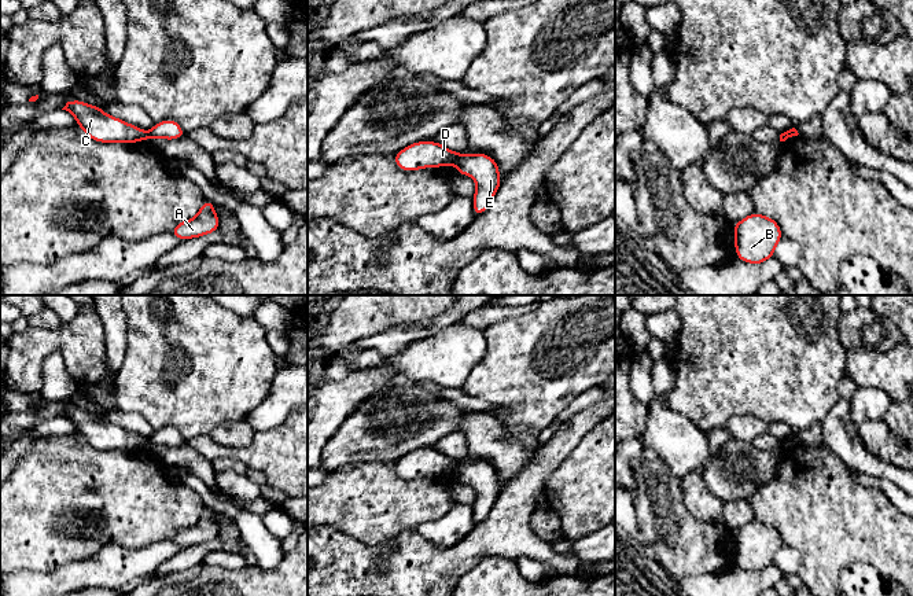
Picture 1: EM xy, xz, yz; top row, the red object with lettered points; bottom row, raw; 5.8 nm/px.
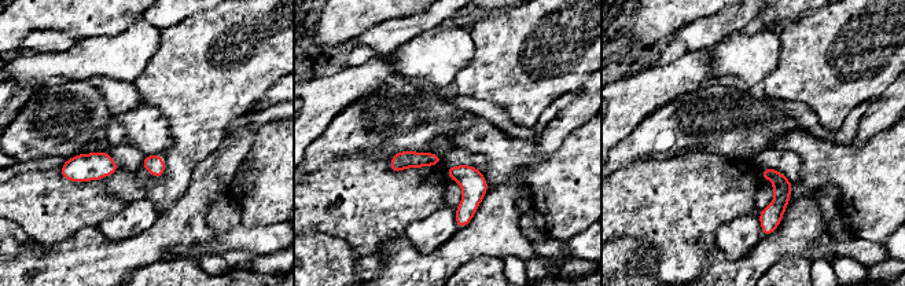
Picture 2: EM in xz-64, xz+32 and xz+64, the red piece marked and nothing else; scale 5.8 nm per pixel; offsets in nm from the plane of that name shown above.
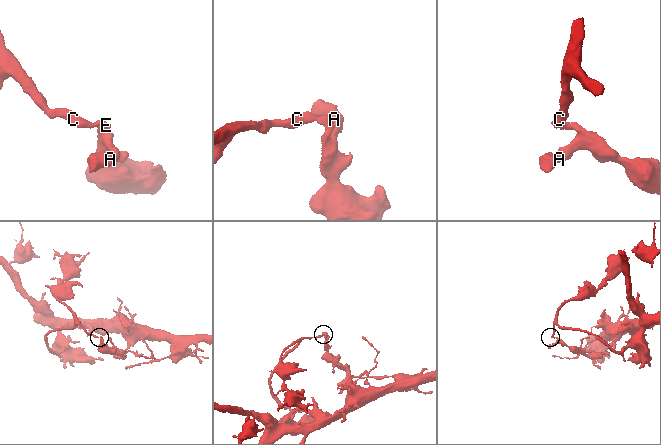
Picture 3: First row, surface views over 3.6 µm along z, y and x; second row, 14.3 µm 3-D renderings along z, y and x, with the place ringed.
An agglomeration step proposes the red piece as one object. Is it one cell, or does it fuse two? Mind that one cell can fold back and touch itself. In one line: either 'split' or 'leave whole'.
split

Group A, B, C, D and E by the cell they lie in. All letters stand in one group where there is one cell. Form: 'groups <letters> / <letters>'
groups A B E / C D

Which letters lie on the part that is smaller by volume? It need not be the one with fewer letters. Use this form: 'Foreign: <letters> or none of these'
Foreign: A, B, E

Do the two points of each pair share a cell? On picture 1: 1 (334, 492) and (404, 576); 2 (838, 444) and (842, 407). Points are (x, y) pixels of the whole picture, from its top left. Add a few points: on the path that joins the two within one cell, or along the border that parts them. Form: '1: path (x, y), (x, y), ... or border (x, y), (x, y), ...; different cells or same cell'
1: border (408, 530), (379, 545), (364, 545), (349, 536); different cells
2: path (838, 434), (836, 416); same cell

